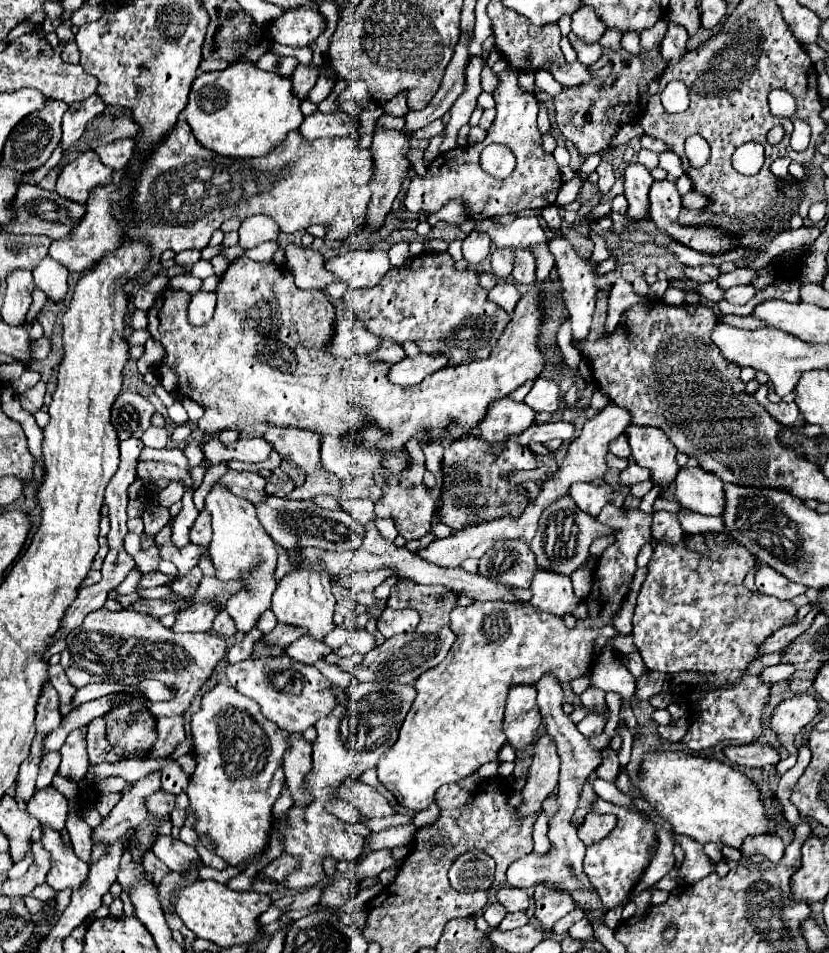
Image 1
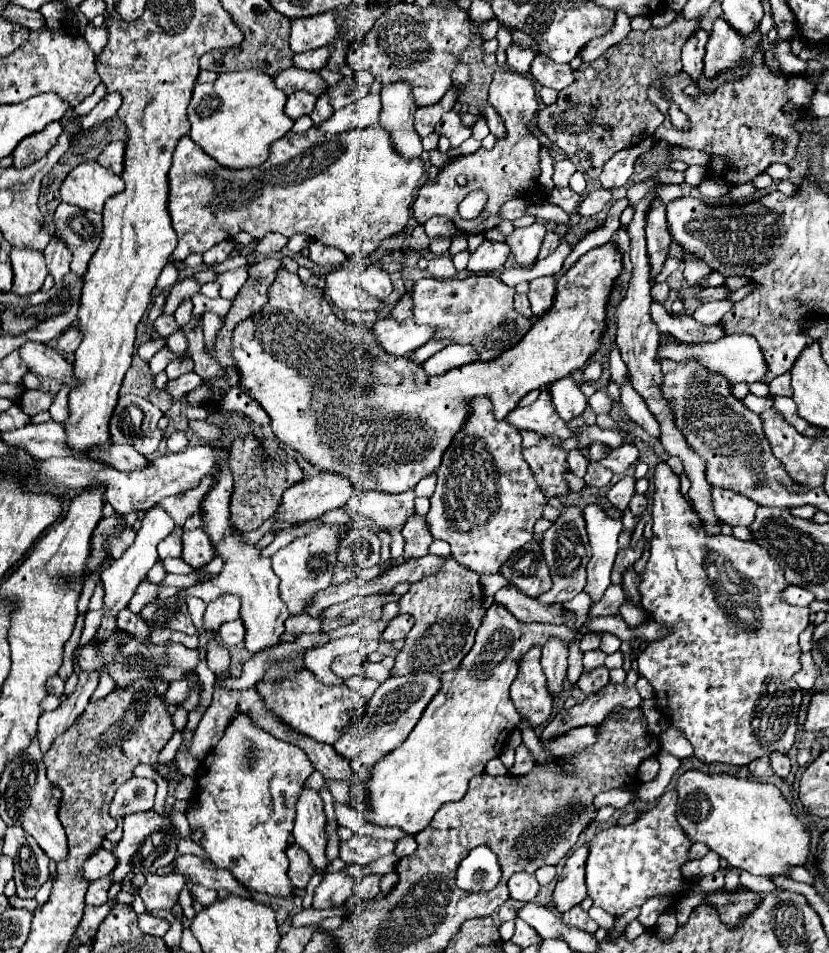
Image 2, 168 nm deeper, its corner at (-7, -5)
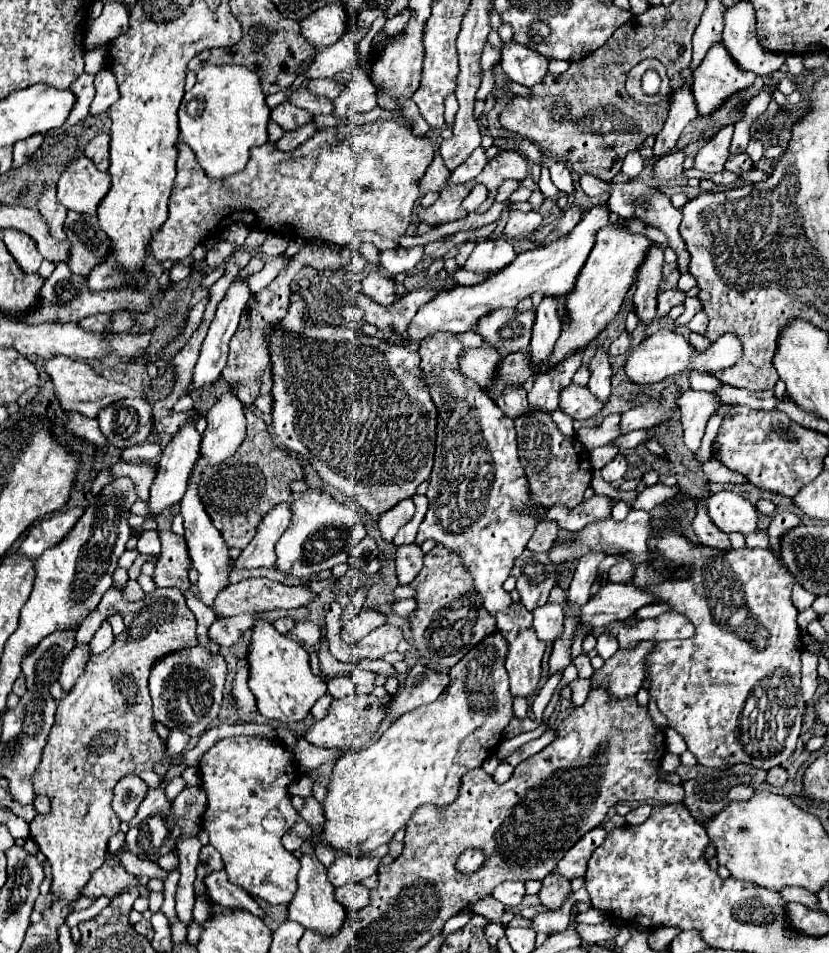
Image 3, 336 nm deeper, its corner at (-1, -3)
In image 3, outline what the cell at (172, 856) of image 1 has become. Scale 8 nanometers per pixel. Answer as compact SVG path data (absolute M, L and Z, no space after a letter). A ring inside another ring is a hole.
M219 870L219 872L211 872L203 878L203 884L205 884L205 890L207 890L207 896L217 902L219 906L223 908L243 908L243 910L249 910L257 916L263 916L263 910L259 908L259 904L253 900L253 896L249 892L245 892L241 886L237 884L231 884L227 880L227 874L225 870Z

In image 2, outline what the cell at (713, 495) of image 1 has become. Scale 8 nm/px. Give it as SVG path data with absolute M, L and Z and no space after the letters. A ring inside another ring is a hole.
M713 488L713 506L719 522L729 526L751 526L757 504L731 490Z

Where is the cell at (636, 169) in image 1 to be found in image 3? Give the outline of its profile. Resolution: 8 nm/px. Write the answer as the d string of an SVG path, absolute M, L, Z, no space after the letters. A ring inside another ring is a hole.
M653 242L635 276L633 304L643 326L647 326L655 318L657 294L661 284L661 268L663 268L663 244Z

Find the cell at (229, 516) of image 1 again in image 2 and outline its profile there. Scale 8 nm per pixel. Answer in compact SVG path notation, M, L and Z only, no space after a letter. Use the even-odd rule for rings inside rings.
M233 532L229 538L225 538L221 544L217 544L217 554L225 558L225 566L221 574L209 582L203 582L193 588L181 588L179 596L185 600L187 596L197 596L203 602L211 602L213 598L221 594L237 594L241 596L241 620L245 624L245 648L251 654L257 654L261 650L267 650L281 642L281 634L285 632L285 620L291 616L289 610L285 610L285 602L281 602L279 596L279 582L277 574L271 568L271 560L263 558L261 548L247 546L241 538L241 534Z

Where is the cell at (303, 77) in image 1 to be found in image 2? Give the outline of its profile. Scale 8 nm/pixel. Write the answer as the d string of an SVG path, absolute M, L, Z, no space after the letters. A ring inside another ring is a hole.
M297 92L293 96L287 98L287 104L285 104L285 114L289 114L289 118L297 120L301 116L307 116L313 112L315 108L315 102L317 98L313 94L307 94L307 92Z

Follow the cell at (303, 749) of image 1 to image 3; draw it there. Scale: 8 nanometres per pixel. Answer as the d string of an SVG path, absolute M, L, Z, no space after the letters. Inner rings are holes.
M305 840L301 846L301 870L297 876L297 892L295 898L289 904L289 920L299 922L305 928L311 928L323 936L335 934L345 918L345 908L337 902L335 898L335 888L331 886L331 882L327 880L327 868L317 860L315 856L315 848L311 844L311 840Z

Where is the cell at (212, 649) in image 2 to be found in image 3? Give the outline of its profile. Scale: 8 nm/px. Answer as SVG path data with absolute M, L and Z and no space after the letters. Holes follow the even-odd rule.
M167 530L161 532L161 554L159 562L155 566L155 584L157 586L175 586L181 592L187 592L191 582L189 582L189 570L191 560L189 560L189 550L185 544L183 536L177 536L175 532Z

